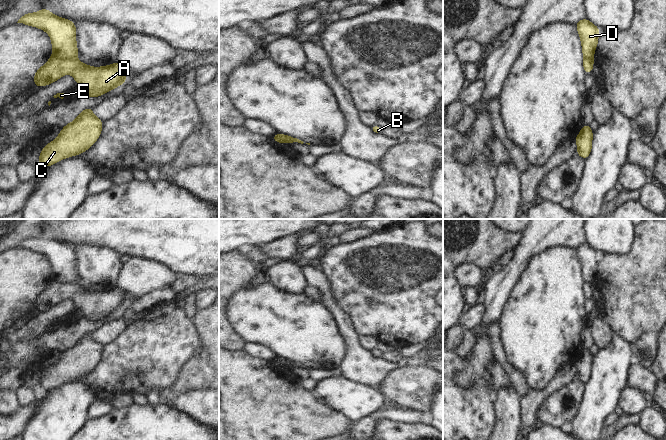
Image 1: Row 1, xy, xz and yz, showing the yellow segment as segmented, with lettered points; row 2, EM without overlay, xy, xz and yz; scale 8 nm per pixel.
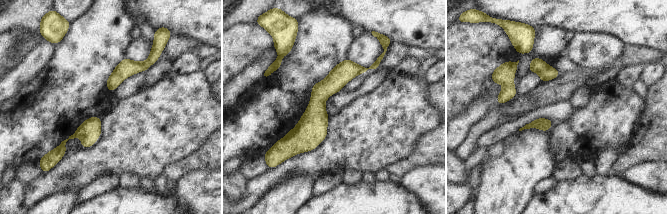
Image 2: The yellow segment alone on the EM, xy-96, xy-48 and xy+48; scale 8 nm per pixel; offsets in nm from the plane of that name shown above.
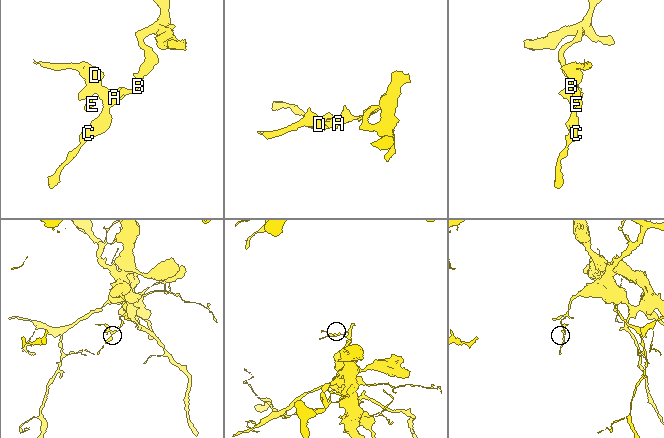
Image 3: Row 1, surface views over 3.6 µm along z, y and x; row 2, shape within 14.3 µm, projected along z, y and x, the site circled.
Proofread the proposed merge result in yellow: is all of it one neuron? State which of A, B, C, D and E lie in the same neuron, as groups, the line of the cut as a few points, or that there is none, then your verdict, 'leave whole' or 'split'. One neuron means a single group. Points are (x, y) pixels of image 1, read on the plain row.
A B C E / D | xy (53, 278), (59, 281), (74, 282) | split

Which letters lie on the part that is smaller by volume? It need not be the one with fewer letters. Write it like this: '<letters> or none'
D.

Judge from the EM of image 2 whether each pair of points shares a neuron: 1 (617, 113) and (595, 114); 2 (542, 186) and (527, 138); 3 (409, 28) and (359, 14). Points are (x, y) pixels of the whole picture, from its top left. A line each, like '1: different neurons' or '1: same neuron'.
1: same neuron
2: different neurons
3: same neuron

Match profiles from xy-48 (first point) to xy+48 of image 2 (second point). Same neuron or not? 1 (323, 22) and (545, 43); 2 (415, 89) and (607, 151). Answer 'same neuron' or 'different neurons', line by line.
1: same neuron
2: different neurons

